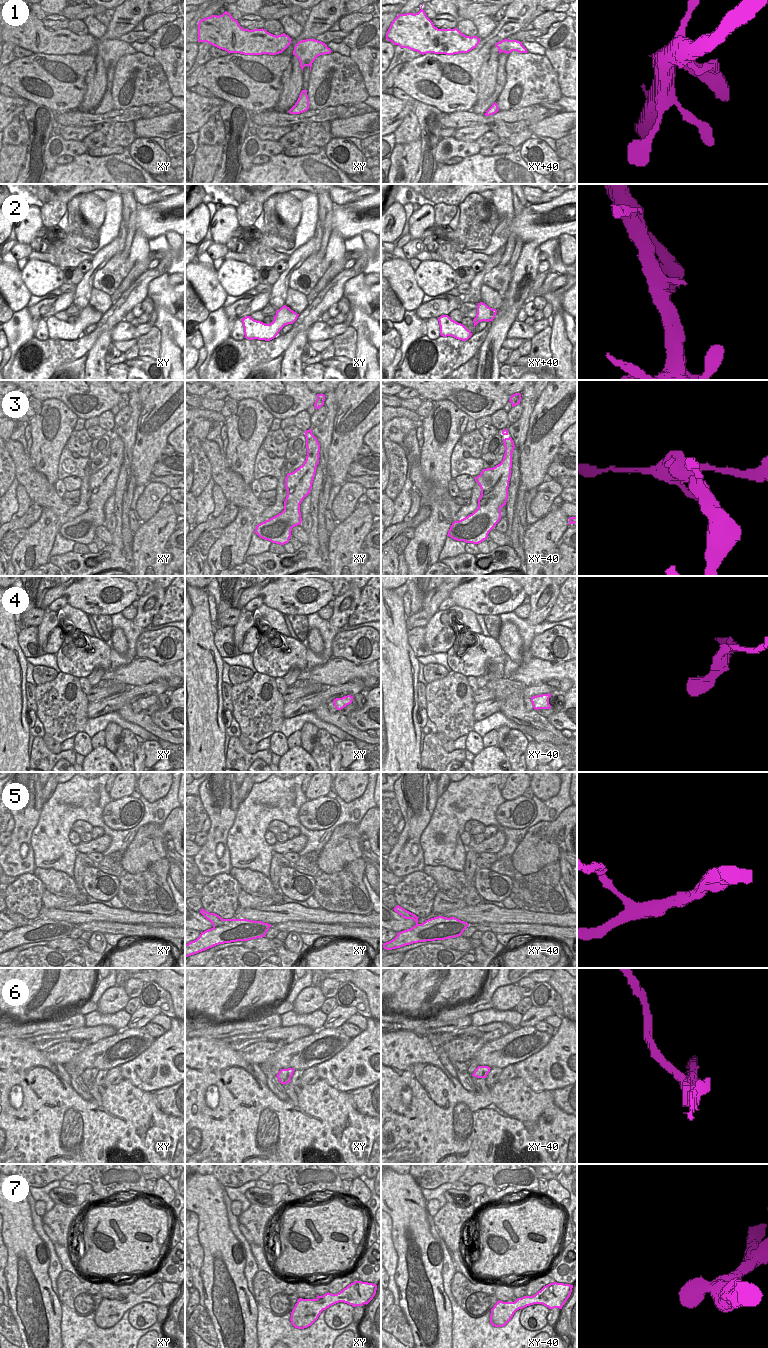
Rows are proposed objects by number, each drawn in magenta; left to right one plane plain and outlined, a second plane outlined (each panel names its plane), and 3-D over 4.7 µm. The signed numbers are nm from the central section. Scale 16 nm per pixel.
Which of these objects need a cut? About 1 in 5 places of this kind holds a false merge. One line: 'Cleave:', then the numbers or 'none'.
Cleave: 5, 6

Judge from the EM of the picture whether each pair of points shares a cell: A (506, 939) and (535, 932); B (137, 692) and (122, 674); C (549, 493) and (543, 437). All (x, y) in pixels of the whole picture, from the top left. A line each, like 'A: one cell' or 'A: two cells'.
A: two cells
B: two cells
C: two cells

